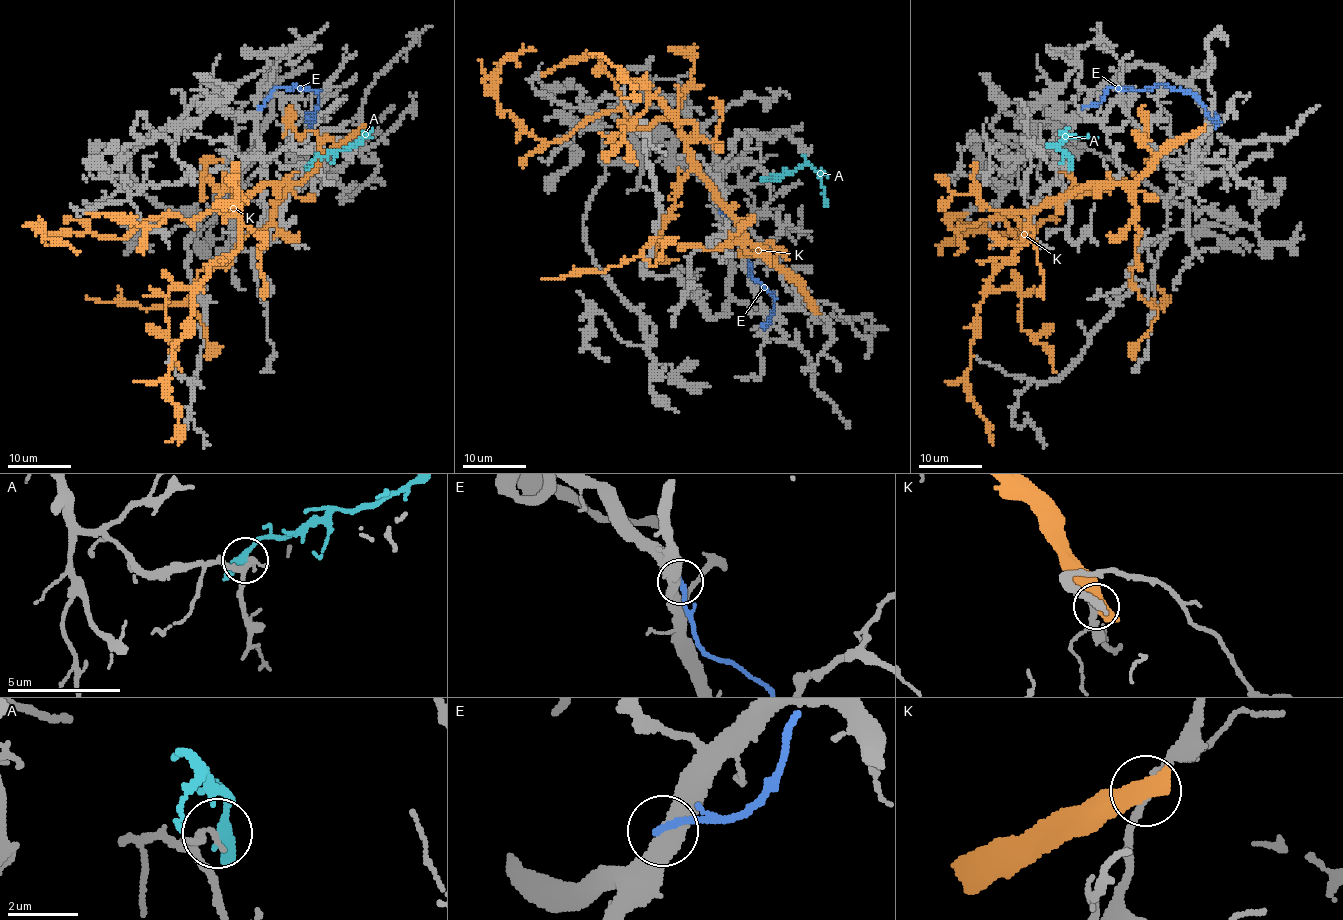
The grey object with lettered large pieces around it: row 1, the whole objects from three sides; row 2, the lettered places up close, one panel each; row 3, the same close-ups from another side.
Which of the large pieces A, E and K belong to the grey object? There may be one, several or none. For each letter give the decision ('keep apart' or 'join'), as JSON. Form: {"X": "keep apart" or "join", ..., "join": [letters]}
{"A": "keep apart", "E": "keep apart", "K": "keep apart", "join": []}

